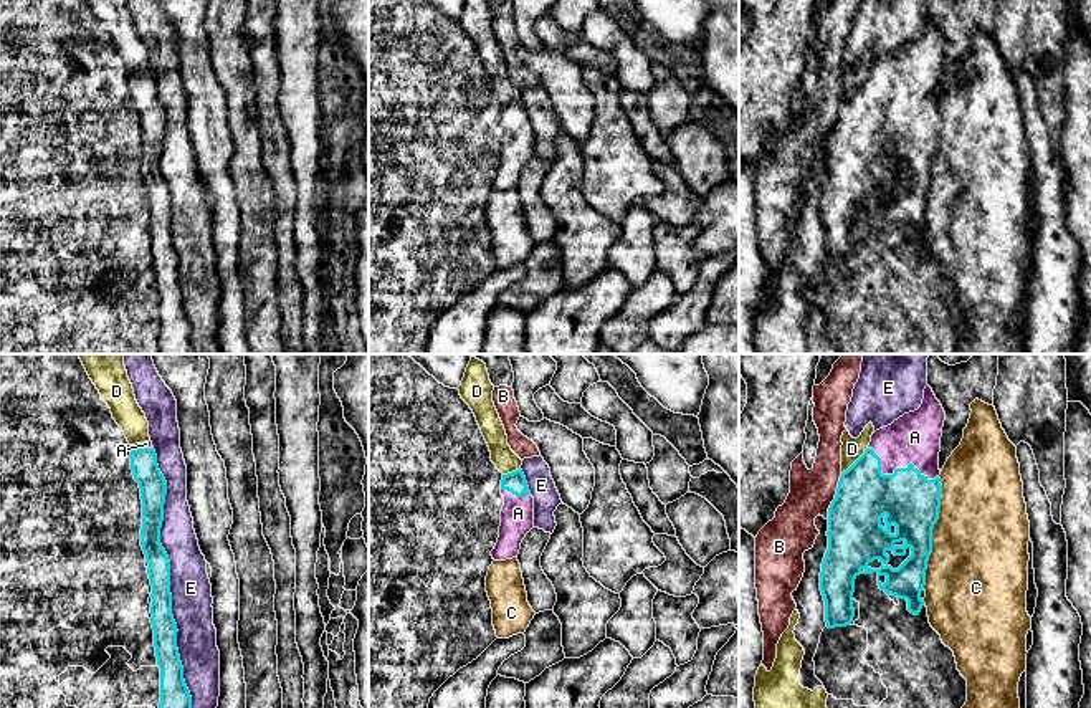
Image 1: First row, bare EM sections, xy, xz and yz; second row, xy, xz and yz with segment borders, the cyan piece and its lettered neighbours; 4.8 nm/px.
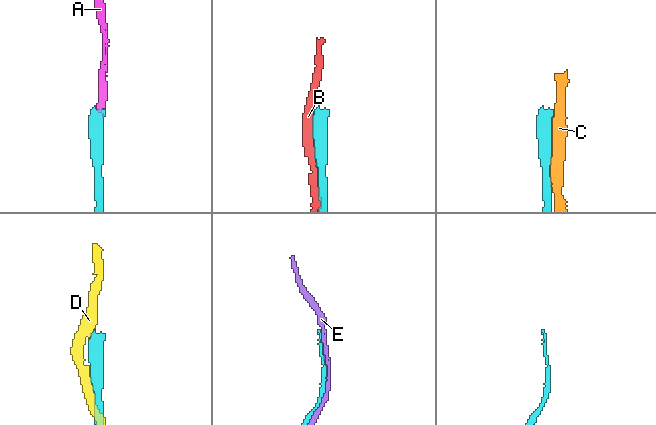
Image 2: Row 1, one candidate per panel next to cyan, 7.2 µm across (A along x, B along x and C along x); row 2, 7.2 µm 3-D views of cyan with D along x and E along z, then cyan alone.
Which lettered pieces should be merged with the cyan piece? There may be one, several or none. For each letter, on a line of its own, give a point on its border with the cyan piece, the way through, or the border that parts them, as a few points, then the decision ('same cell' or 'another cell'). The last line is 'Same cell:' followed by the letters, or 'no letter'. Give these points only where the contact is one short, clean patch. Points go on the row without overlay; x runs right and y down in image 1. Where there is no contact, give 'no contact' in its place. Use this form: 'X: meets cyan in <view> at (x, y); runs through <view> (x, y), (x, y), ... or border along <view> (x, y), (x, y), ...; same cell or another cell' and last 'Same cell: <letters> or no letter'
A: meets cyan in yz at (896, 98); runs through yz (911, 131), (896, 98), (914, 66); same cell
B: meets cyan in yz at (835, 126); another cell
C: meets cyan in yz at (931, 162); another cell
D: meets cyan in yz at (857, 90); another cell
E: meets cyan in xy at (169, 215); another cell
Same cell: A

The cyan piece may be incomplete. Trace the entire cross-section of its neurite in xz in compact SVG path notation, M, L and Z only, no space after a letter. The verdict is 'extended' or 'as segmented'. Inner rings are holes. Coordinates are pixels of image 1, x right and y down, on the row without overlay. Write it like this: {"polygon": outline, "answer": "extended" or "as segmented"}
{"polygon": "M521 98L503 104L501 124L504 136L501 139L499 167L491 180L494 190L517 187L522 169L534 157L534 127Z", "answer": "extended"}

